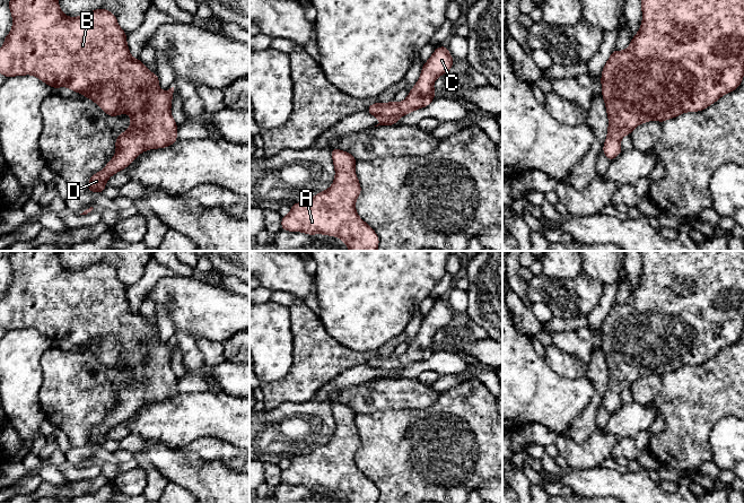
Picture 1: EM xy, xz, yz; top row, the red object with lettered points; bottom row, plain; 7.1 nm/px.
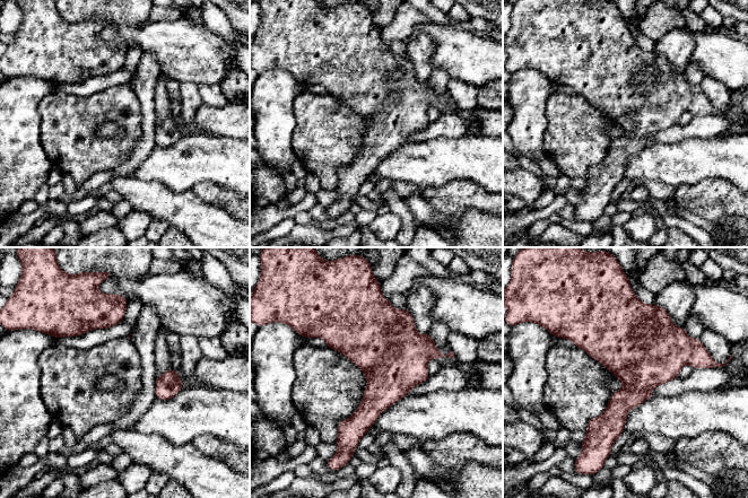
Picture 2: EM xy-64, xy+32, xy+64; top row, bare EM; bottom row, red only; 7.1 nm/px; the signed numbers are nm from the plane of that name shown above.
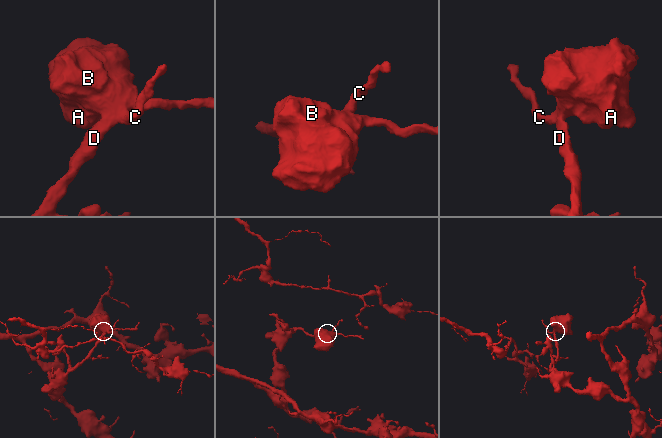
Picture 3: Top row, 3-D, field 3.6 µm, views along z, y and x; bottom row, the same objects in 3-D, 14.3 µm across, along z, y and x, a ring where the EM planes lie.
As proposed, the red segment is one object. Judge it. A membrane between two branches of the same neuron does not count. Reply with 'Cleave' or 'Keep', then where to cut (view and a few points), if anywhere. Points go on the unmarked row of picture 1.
Keep. No split

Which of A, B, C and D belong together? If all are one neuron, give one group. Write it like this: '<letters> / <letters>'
A B C D

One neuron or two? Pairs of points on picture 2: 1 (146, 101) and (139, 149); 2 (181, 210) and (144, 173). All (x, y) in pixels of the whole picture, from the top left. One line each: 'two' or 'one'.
1: one
2: two

